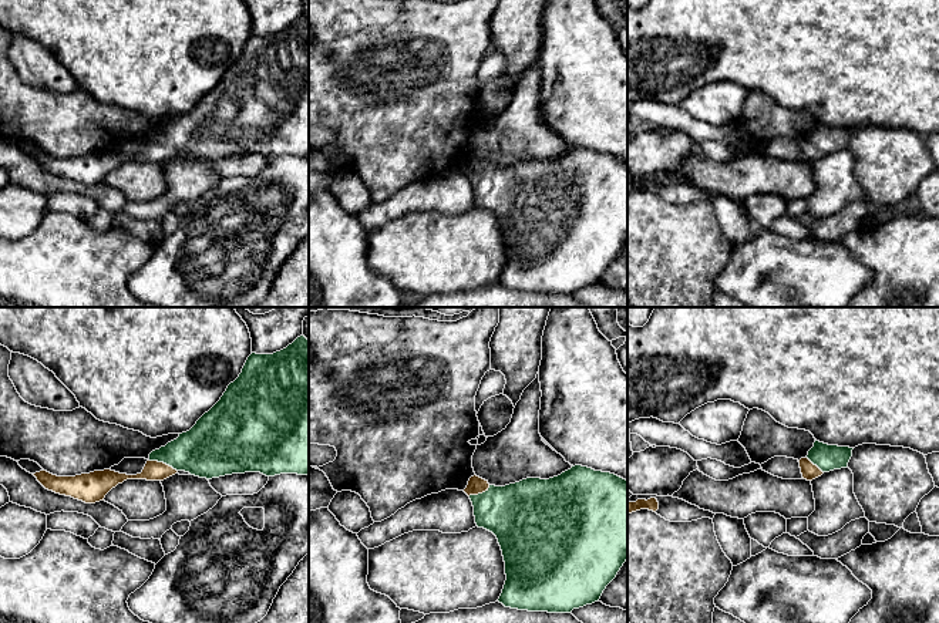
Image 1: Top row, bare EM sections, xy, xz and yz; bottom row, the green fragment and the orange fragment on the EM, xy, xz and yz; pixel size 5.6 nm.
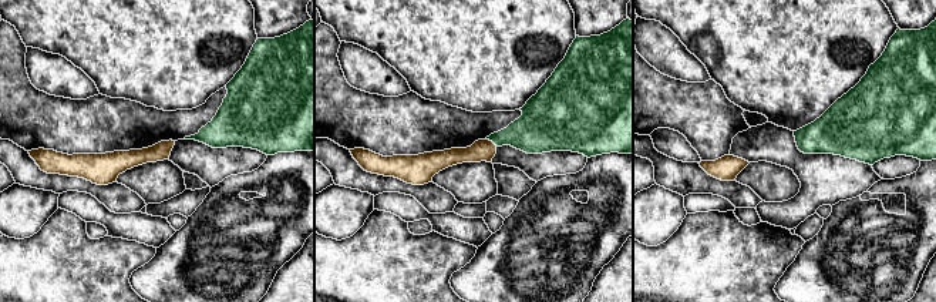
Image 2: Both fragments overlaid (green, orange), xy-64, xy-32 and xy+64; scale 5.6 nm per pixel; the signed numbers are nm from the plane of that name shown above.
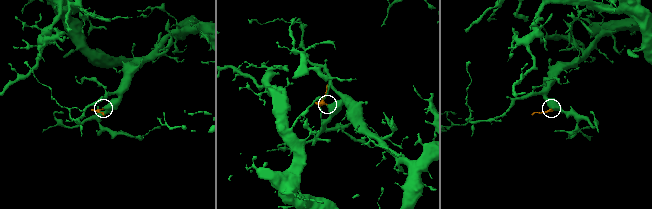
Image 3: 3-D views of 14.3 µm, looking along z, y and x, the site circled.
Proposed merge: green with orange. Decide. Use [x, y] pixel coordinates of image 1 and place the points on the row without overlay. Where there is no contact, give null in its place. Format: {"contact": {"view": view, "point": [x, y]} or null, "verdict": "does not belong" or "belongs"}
{"contact": {"view": "xy", "point": [162, 142]}, "verdict": "belongs"}

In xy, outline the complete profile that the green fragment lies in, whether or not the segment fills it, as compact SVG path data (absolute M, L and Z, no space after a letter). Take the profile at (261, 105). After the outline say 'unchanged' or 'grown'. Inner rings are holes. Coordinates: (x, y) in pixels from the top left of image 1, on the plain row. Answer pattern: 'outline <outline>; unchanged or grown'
outline M304 17L273 36L252 34L221 81L189 112L152 132L141 155L104 151L57 158L43 151L33 156L48 172L95 185L127 161L164 162L178 152L206 161L245 154L309 156L309 21Z; grown

